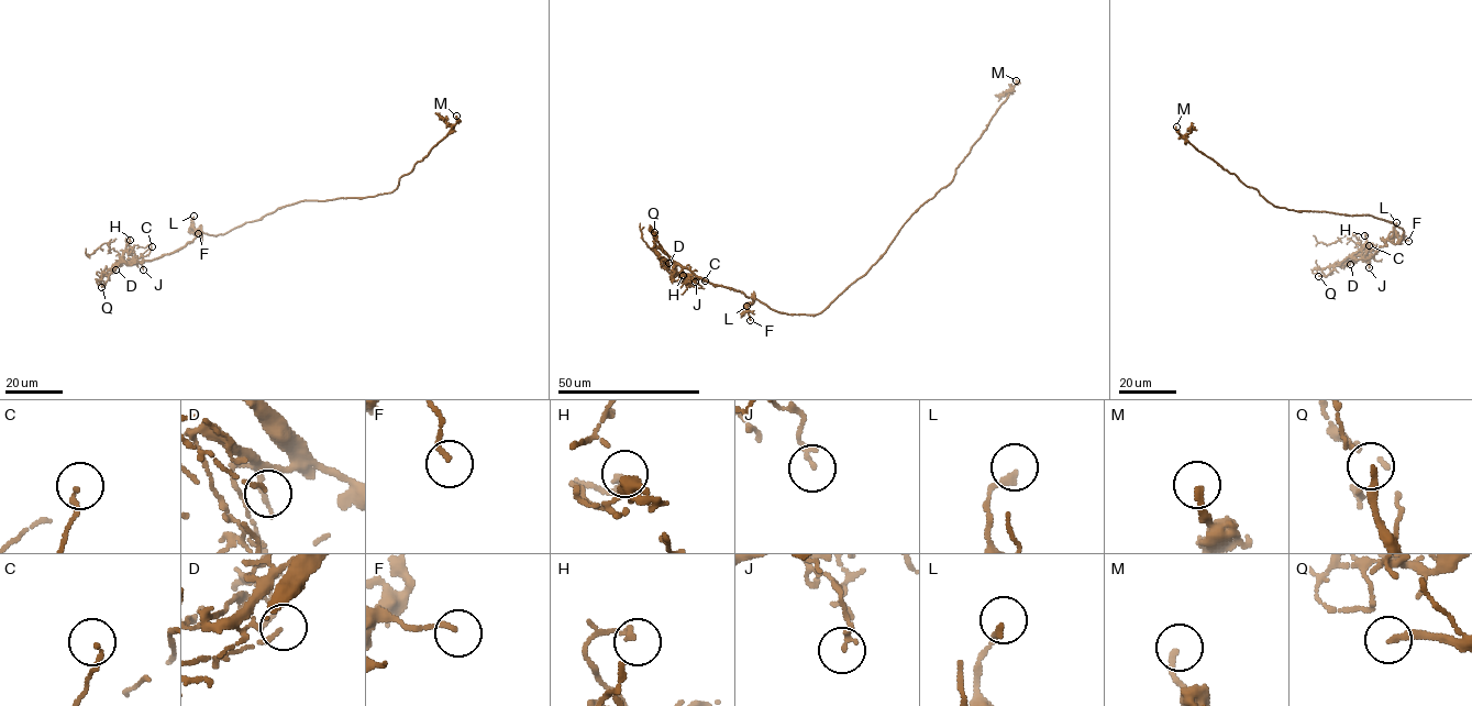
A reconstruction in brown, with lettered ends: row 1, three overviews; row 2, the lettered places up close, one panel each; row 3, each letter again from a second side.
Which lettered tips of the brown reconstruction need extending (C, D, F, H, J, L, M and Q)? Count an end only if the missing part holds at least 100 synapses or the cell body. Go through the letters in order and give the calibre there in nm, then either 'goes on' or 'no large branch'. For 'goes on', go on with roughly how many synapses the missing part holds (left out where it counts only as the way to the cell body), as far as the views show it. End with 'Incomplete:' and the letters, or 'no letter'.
C: 120 nm | no large branch
D: 130 nm | no large branch
F: 140 nm | no large branch
H: 150 nm | no large branch
J: 160 nm | no large branch
L: 170 nm | no large branch
M: 170 nm | no large branch
Q: 240 nm | goes on
Incomplete: Q

